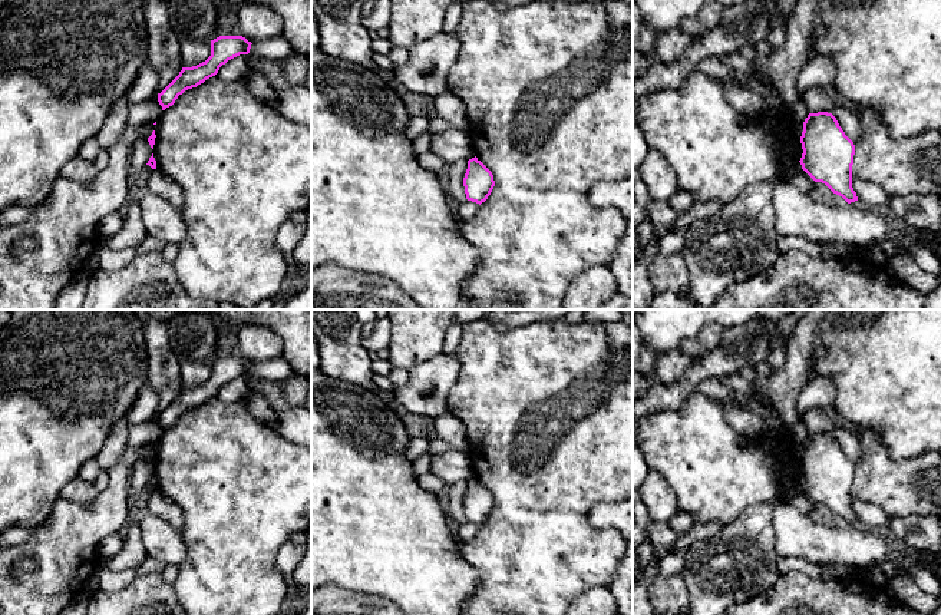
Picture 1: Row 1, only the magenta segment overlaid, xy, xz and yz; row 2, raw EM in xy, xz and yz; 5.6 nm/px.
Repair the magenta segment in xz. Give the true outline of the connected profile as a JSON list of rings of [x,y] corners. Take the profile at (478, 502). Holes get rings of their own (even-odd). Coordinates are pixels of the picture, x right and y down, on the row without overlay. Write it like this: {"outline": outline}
{"outline": [[[476,477],[468,482],[463,507],[466,520],[479,526],[488,520],[495,507],[492,493]]]}

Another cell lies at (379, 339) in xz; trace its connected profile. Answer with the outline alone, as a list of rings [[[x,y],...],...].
[[[387,317],[376,318],[373,331],[369,337],[361,337],[361,344],[369,351],[379,351],[387,348],[390,343],[392,324]]]

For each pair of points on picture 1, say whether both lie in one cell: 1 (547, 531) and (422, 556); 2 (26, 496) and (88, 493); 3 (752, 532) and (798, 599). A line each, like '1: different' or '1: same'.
1: different
2: different
3: different

